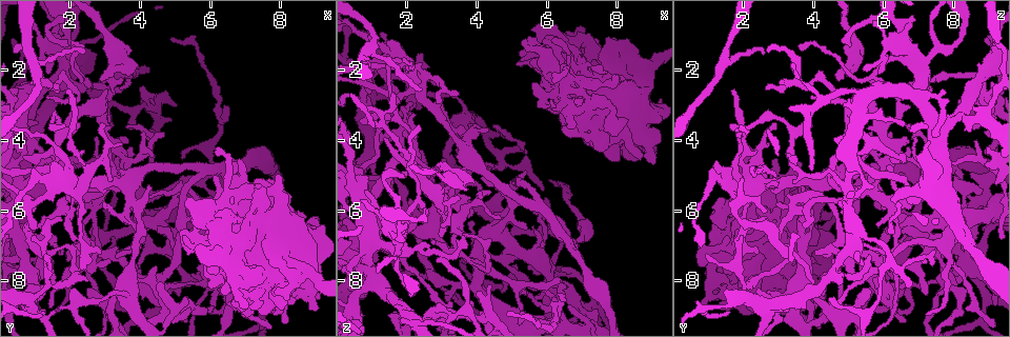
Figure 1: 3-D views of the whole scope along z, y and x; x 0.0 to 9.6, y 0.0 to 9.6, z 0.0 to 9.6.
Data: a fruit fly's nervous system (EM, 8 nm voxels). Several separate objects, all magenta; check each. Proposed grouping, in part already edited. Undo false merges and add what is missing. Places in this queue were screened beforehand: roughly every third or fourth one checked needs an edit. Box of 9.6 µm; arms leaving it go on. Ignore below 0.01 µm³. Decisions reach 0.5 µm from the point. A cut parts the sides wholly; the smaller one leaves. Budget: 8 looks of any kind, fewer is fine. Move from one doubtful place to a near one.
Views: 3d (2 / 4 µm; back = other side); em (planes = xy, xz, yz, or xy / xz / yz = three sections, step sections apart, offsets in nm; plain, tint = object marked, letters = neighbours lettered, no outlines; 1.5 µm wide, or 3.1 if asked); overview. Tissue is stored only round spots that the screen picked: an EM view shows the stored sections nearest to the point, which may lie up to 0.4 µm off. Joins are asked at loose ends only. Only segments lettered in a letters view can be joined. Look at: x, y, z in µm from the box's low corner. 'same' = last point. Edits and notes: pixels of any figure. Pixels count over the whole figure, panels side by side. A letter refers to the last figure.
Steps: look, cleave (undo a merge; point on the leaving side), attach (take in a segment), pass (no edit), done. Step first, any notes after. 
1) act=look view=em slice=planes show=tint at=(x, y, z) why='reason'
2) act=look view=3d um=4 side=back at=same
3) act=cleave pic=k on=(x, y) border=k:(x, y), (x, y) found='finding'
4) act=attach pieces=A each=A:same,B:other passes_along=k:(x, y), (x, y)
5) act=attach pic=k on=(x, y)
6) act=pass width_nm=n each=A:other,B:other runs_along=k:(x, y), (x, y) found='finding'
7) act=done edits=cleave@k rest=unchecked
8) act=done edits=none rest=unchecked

act=look view=em slice=planes show=letters at=(9.10, 8.50, 4.30) why='branch stops here'

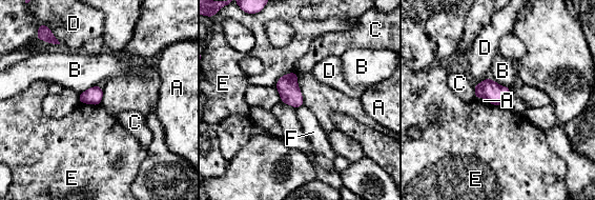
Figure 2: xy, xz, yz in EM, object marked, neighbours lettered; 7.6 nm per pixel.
act=pass width_nm=130 each=A:other,B:other,C:other,D:other,E:other,F:other border=2:(296, 76), (296, 82), (304, 104) found='no lettered segment goes on from it'

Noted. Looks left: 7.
act=look view=em slice=planes show=tint at=(4.55, 7.05, 7.35) why='touches itself'

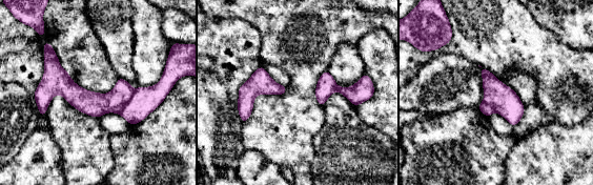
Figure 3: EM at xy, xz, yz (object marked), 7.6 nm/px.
act=look view=em slice=planes show=letters at=same

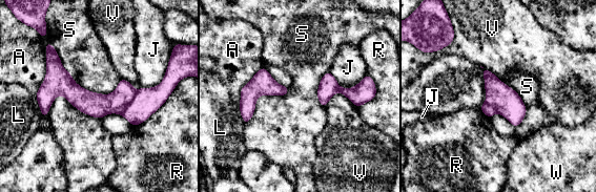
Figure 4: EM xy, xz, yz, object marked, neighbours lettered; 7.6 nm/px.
act=pass width_nm=90 each=A:other,J:other,L:other,R:other,S:other,V:other,W:other found='one neuron here'

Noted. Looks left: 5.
act=look view=em slice=planes show=letters at=(2.30, 3.55, 3.95) why='an open end'

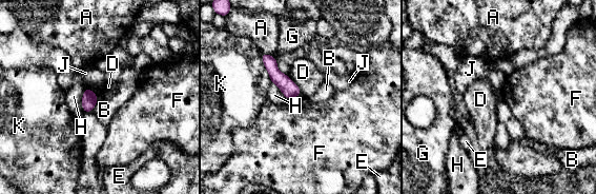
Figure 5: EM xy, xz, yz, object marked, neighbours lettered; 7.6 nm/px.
act=pass each=A:other,B:other,D:other,E:other,F:other,G:other,H:other,J:other,K:other border=5:(300, 94), (289, 99) found='no lettered segment goes on from it'

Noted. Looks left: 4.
act=done edits=none rest=unchecked

